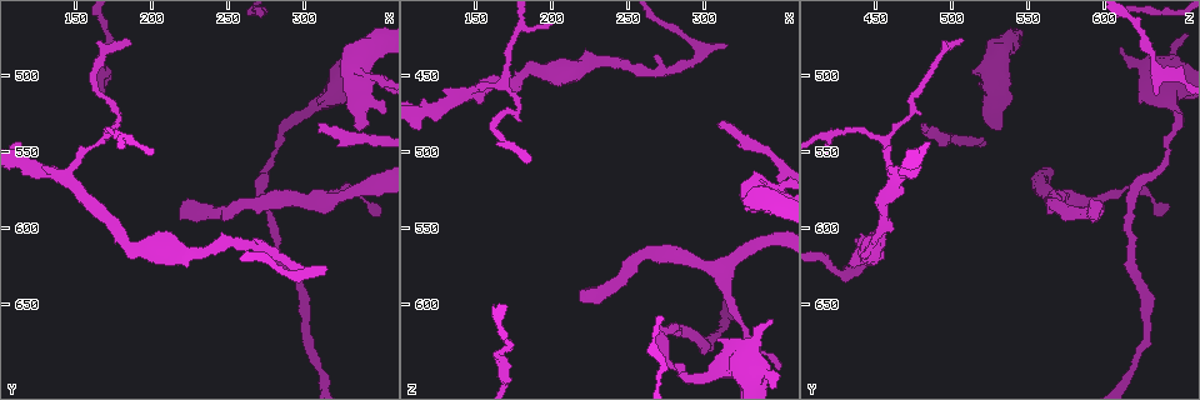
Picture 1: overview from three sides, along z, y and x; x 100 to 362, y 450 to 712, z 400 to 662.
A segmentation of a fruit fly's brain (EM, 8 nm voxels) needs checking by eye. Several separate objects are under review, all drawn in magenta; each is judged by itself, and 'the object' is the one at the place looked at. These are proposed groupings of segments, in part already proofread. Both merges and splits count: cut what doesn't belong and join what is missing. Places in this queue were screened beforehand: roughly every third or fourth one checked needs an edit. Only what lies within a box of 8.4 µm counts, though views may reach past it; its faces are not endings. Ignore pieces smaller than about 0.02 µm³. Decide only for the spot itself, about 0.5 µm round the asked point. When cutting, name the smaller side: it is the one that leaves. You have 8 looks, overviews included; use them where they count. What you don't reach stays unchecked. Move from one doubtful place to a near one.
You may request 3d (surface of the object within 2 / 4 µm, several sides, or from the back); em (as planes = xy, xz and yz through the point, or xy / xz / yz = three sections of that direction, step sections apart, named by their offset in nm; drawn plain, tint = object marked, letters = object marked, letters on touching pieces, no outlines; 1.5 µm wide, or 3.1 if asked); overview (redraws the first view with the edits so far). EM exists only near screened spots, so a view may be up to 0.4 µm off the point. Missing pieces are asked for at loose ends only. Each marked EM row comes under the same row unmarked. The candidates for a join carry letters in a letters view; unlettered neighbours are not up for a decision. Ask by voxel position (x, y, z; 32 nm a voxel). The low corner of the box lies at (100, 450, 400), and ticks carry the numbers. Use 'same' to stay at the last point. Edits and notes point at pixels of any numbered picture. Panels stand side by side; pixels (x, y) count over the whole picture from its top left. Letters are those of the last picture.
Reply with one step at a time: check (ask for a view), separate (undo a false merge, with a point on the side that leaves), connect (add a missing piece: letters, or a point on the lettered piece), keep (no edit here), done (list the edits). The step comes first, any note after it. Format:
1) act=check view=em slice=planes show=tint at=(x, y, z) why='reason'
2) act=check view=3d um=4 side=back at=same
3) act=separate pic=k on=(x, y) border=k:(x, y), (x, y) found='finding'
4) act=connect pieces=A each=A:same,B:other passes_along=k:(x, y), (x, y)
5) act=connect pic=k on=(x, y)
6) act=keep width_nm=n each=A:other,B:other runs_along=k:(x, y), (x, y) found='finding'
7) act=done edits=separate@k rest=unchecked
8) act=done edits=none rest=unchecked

act=check view=3d um=2 at=(296, 628, 432) why='sharp bend'

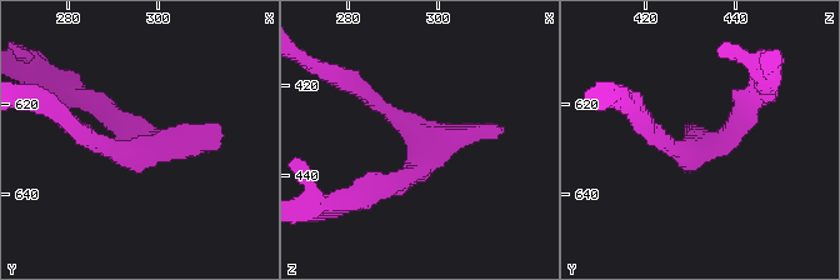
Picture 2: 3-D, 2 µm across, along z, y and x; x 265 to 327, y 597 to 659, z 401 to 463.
act=check view=em slice=planes show=letters at=(297, 629, 434) why='need the tissue'

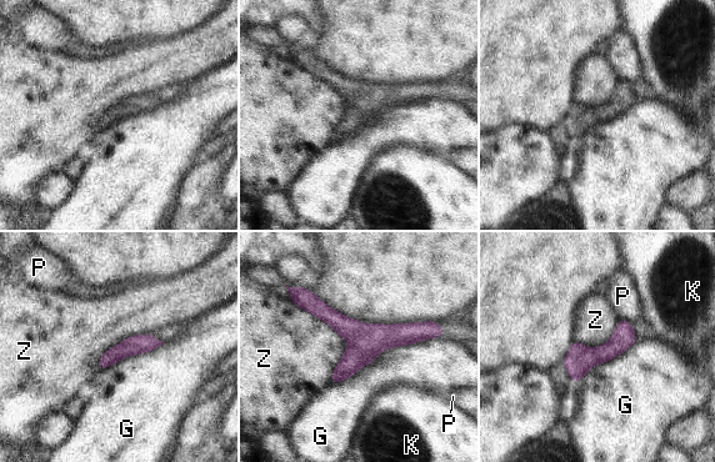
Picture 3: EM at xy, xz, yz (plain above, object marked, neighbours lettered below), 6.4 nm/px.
act=keep each=G:other,K:other,P:other,Z:other runs_along=3:(301, 304), (356, 334), (431, 332) found='continuous, no second cell'

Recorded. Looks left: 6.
act=check view=3d um=4 at=(218, 592, 596) why='free end'

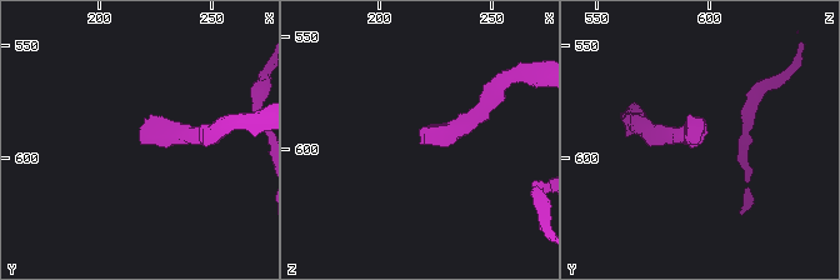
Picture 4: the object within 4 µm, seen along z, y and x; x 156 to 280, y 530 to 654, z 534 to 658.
act=check view=em slice=planes show=letters at=(217, 594, 596) why='now the EM'

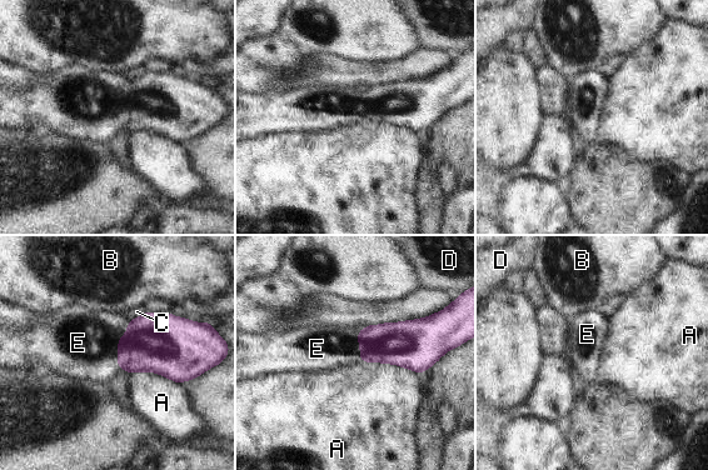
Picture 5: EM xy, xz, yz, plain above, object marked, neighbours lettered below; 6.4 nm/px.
act=connect pieces=E longest_contact=A:400nm each=A:other,B:other,C:other,D:other,E:same passes_along=5:(155, 341), (118, 345), (79, 343) found='it goes on there'

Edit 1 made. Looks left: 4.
act=check view=overview why='see it whole again'

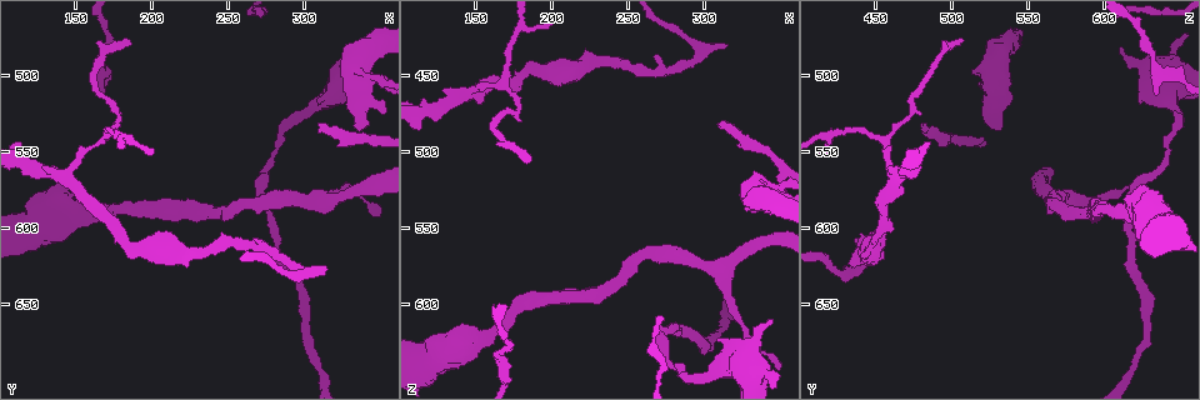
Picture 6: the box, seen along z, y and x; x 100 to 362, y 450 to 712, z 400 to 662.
act=check view=em slice=xz step=8 show=tint at=(342, 482, 608) why='free end'

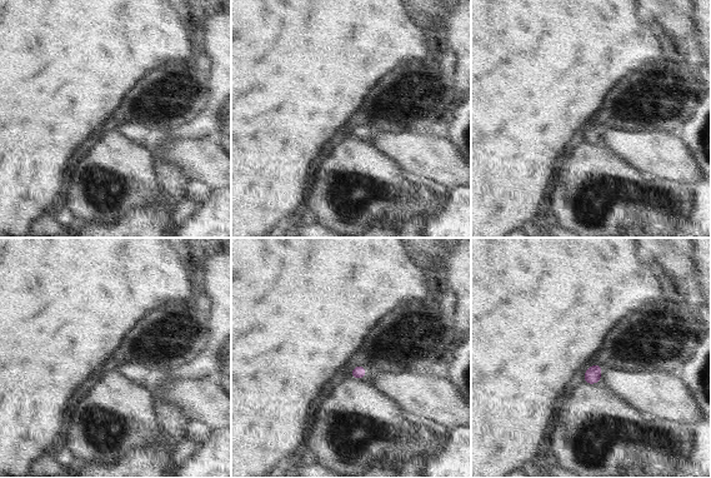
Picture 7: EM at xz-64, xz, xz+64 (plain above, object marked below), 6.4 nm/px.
act=check view=em slice=planes show=letters at=same why='cut it another way'

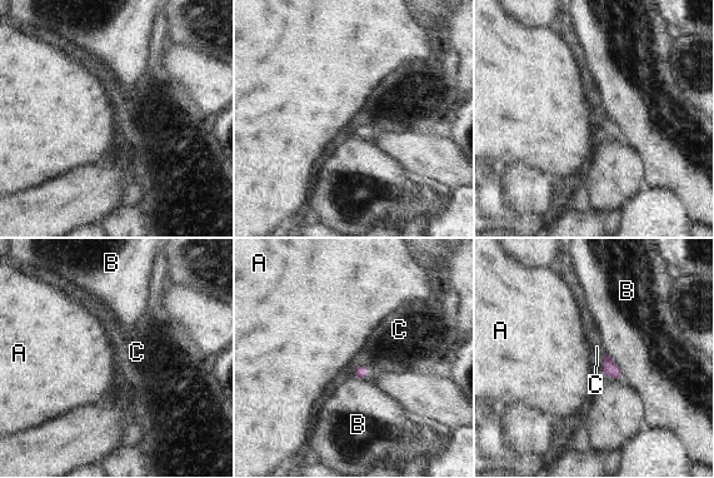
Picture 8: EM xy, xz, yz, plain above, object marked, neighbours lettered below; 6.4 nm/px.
act=keep each=A:other,B:other,C:other border=8:(605, 353), (603, 368), (599, 372) found='none of them fits'

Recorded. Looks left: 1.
act=done edits=connect@5 rest=unchecked

